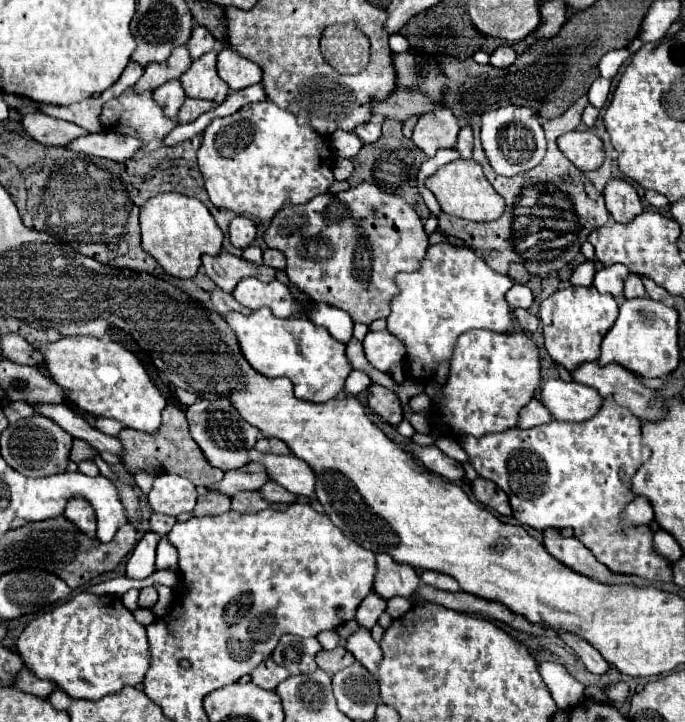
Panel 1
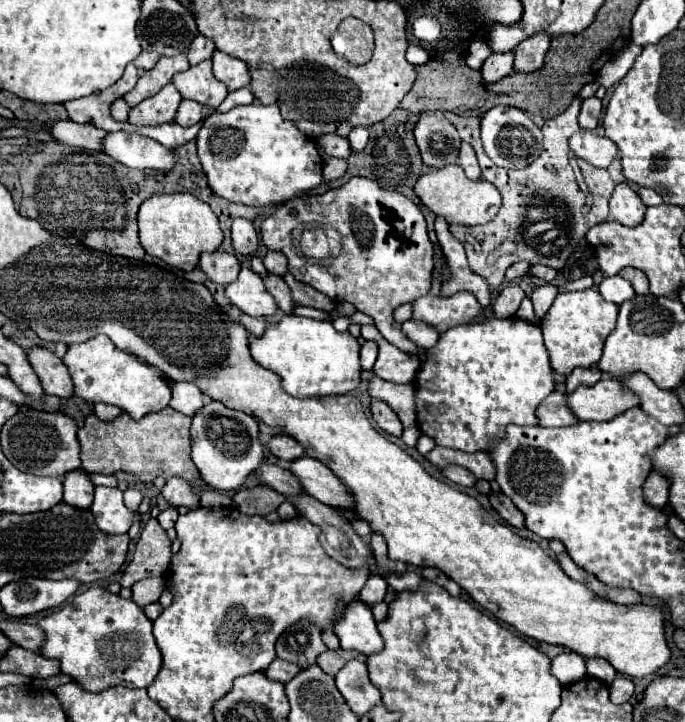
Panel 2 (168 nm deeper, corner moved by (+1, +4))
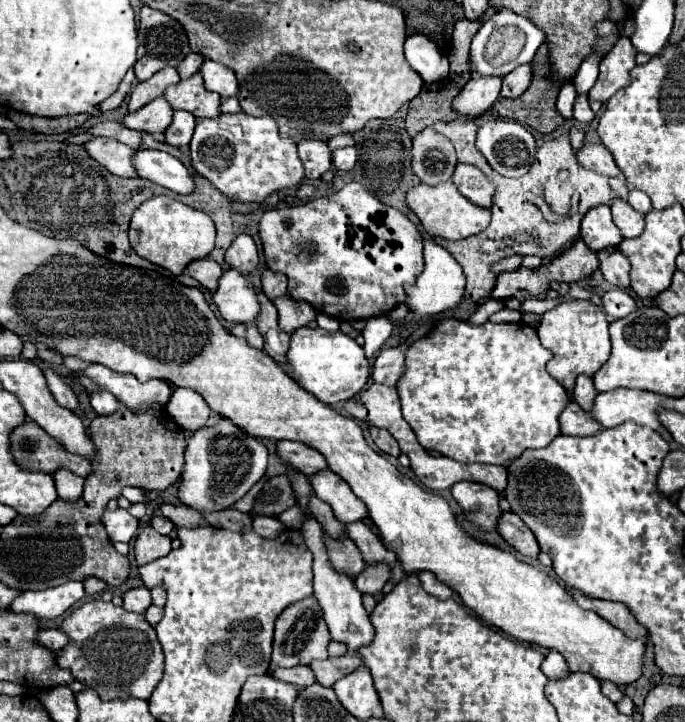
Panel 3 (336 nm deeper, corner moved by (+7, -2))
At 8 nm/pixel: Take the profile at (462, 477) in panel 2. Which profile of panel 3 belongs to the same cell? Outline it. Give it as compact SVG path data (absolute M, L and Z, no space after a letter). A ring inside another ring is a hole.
M458 482L452 486L452 498L460 504L464 516L480 530L496 530L500 510L500 492L478 482Z

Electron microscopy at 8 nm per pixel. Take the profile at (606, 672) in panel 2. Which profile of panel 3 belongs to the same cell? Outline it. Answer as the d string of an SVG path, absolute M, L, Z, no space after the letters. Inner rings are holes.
M602 682L602 692L604 692L614 704L624 698L624 692L622 692L616 684L612 684L612 682Z

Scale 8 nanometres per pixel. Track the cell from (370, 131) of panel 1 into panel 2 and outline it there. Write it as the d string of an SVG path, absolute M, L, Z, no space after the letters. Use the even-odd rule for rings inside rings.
M362 126L350 130L350 134L348 134L348 140L350 140L350 146L354 152L362 150L368 144L368 138L370 138L370 132L368 132L368 128L362 128Z

